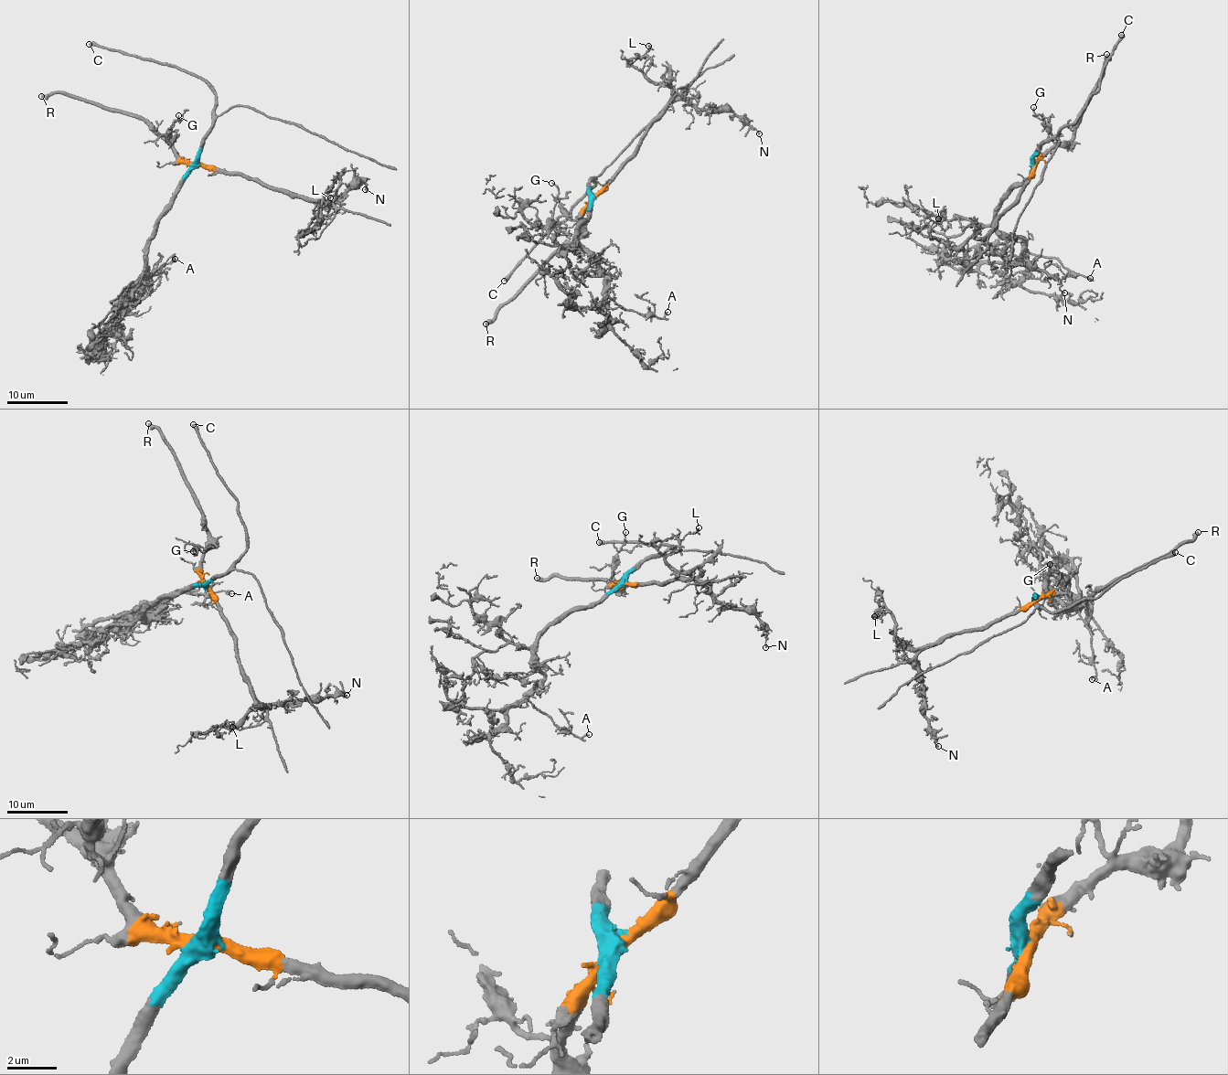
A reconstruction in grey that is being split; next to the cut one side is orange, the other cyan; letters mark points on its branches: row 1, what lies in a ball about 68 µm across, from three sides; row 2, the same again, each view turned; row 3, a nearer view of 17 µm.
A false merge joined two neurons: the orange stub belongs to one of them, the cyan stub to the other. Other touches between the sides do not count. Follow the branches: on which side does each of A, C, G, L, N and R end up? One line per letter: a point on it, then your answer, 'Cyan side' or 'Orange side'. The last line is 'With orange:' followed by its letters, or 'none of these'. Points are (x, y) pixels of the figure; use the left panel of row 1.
A: Place: (175, 259). Cyan side
C: Place: (89, 44). Cyan side
G: Place: (178, 115). Orange side
L: Place: (330, 197). Orange side
N: Place: (365, 189). Orange side
R: Place: (41, 96). Orange side
With orange: G, L, N, R

